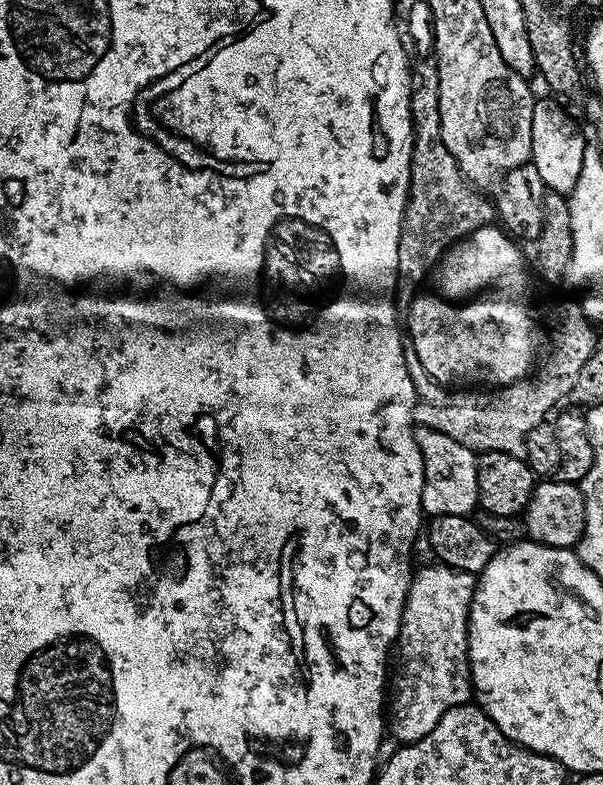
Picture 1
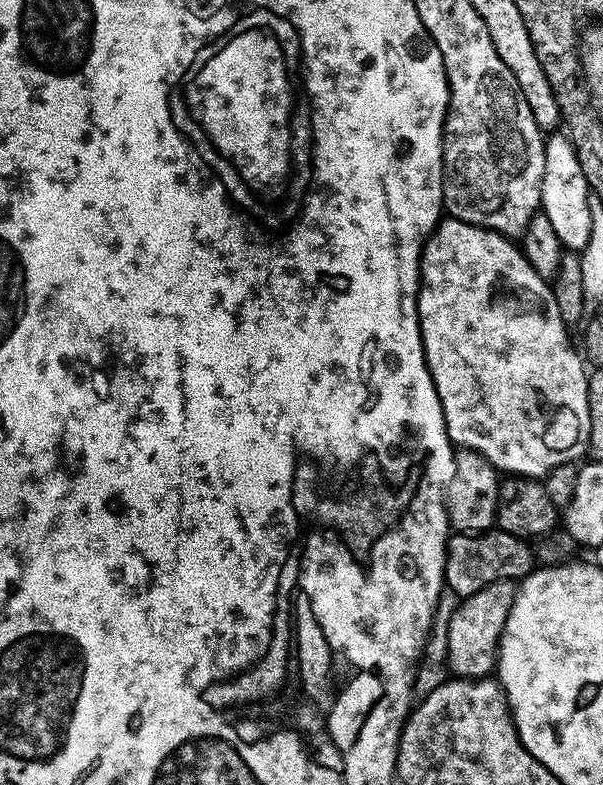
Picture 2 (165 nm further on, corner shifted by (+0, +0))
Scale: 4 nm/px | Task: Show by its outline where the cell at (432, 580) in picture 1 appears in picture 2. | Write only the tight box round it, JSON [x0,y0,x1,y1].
[447,580,517,680]

